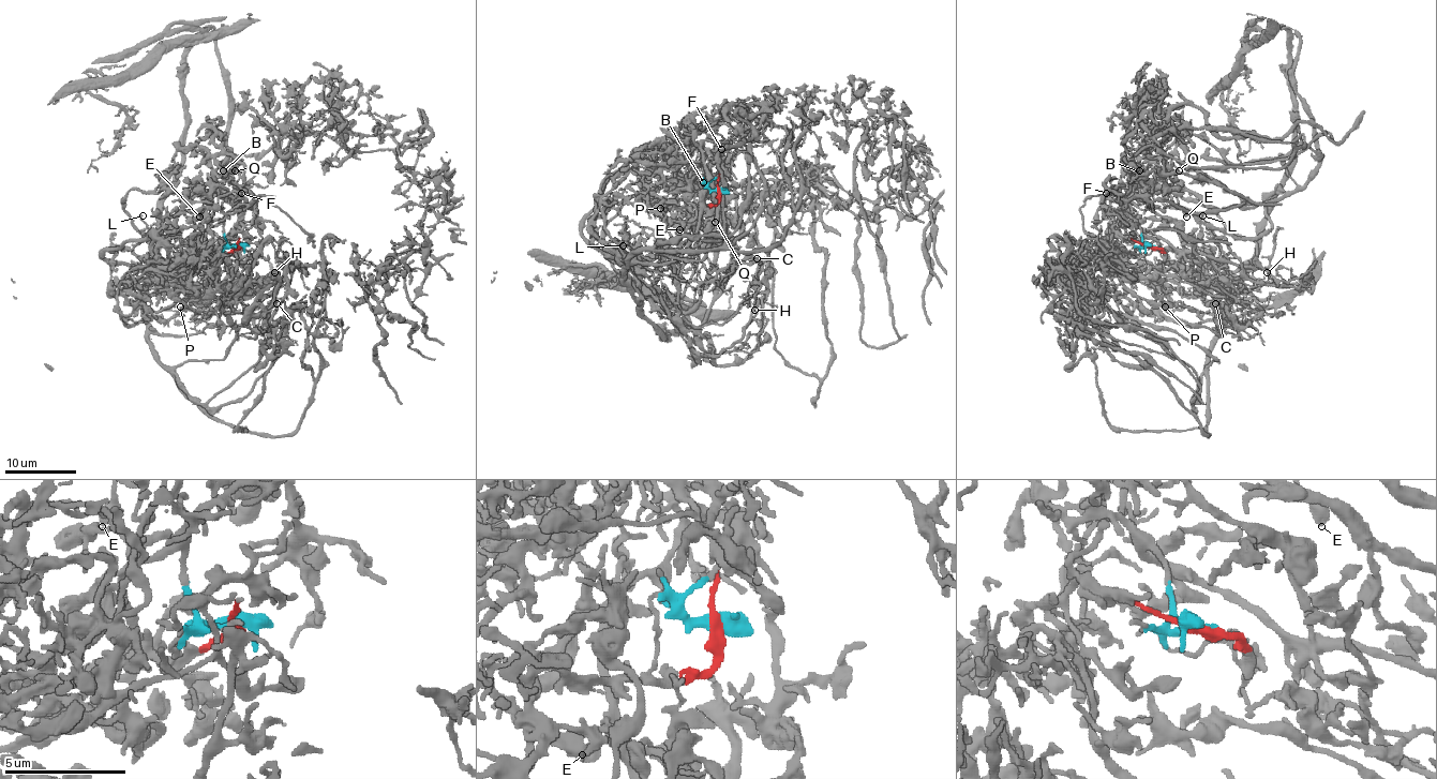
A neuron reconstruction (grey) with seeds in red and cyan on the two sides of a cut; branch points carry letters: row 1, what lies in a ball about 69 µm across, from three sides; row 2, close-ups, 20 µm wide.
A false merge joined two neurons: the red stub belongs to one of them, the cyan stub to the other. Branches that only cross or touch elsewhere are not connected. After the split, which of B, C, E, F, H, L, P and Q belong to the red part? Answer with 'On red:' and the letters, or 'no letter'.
On red: C, H, L, P

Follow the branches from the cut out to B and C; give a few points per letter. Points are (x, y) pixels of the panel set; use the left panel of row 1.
B: (237, 248), (226, 240), (223, 224), (210, 222), (210, 179), (223, 170)
C: (239, 248), (205, 254), (180, 272), (175, 288), (185, 304), (201, 323), (237, 328), (277, 302)

